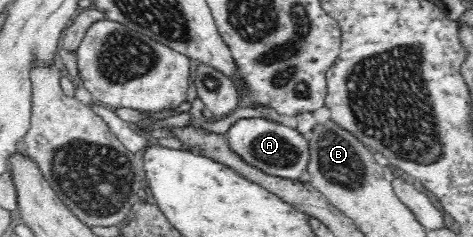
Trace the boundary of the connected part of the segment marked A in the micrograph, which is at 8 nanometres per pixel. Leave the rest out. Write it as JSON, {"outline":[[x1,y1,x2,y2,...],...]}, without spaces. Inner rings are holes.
{"outline":[[249,117,235,121,226,134,228,149,234,151,247,165,283,179,299,180,308,167,308,141,293,128,271,123,263,117]]}

